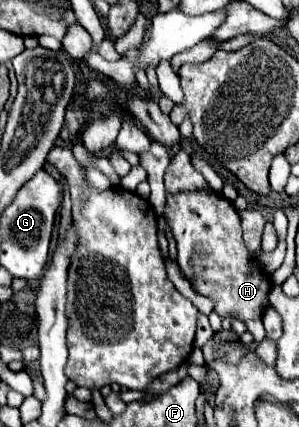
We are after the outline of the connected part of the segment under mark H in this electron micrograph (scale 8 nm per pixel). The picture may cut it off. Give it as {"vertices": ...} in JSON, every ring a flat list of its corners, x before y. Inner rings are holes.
{"vertices":[[207,189,181,191,167,195,165,215,177,241,177,263,193,289,199,295,209,297,215,303,215,313,225,319,239,319,247,325,259,345,265,337,263,313,269,305,269,293,273,287,271,277,265,273,261,263,253,257,243,241,241,217,233,203,219,193]]}

